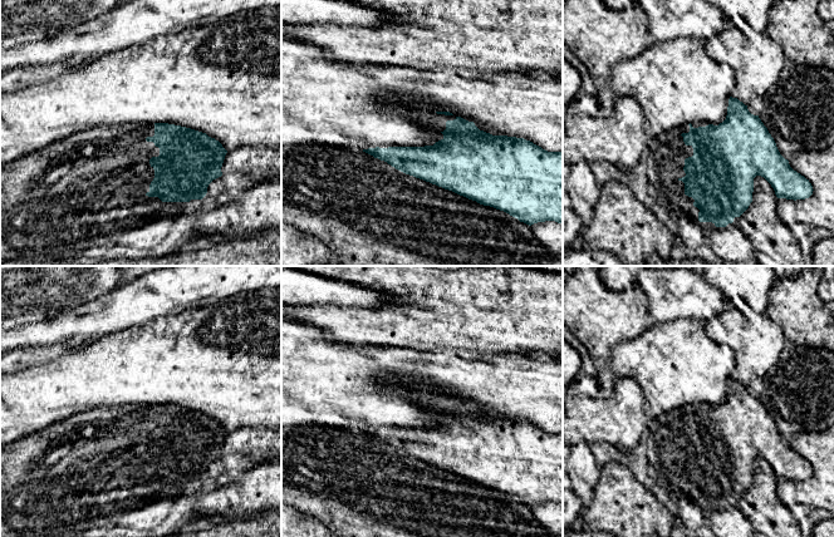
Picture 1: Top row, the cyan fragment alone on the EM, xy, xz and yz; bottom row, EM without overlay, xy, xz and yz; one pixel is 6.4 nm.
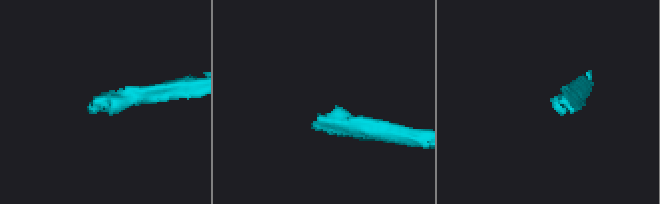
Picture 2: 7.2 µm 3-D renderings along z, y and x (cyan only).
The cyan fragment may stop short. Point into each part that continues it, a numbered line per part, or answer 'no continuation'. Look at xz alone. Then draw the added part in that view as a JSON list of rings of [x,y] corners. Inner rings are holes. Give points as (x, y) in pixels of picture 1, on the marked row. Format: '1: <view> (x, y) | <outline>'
1: xz (425, 116) | [[[413,107],[411,115],[418,123],[427,127],[432,127],[433,129],[438,132],[443,132],[446,129],[447,120],[456,119],[455,115],[437,114],[435,110],[427,107]]]

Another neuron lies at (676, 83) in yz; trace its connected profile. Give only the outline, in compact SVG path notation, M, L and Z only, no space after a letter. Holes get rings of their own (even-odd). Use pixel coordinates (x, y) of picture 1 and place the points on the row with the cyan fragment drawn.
M682 38L653 41L639 55L615 64L610 72L610 88L614 97L632 97L639 103L651 136L657 136L693 122L722 123L736 77L728 64L720 64L707 54L705 41Z

